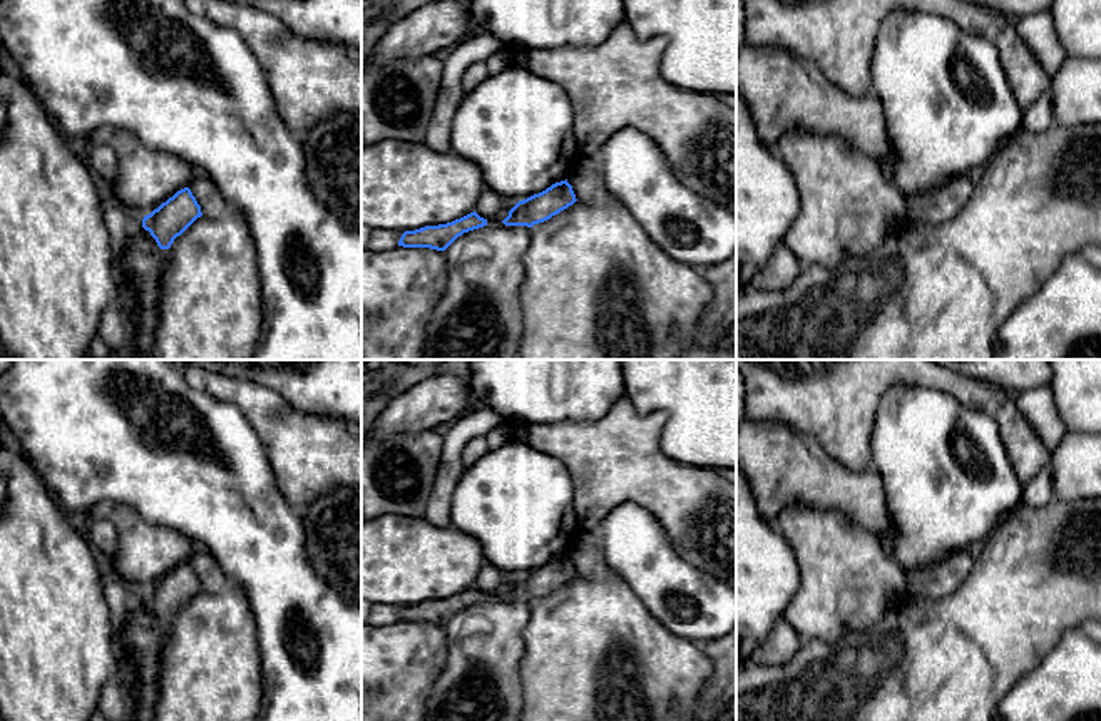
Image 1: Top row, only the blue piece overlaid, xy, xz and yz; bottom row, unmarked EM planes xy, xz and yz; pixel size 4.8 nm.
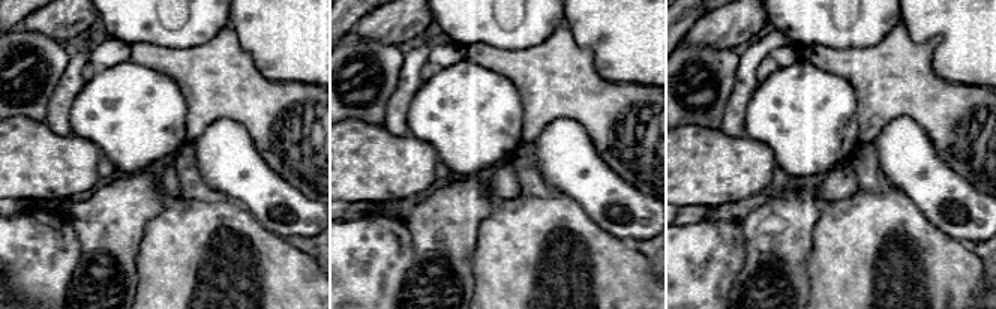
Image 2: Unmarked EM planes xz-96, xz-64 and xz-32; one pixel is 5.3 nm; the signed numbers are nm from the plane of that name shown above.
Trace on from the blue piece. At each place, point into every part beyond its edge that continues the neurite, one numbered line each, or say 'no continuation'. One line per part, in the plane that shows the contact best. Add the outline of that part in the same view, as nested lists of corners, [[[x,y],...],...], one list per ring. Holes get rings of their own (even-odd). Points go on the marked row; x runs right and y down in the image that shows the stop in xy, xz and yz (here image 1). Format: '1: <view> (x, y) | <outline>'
no continuation

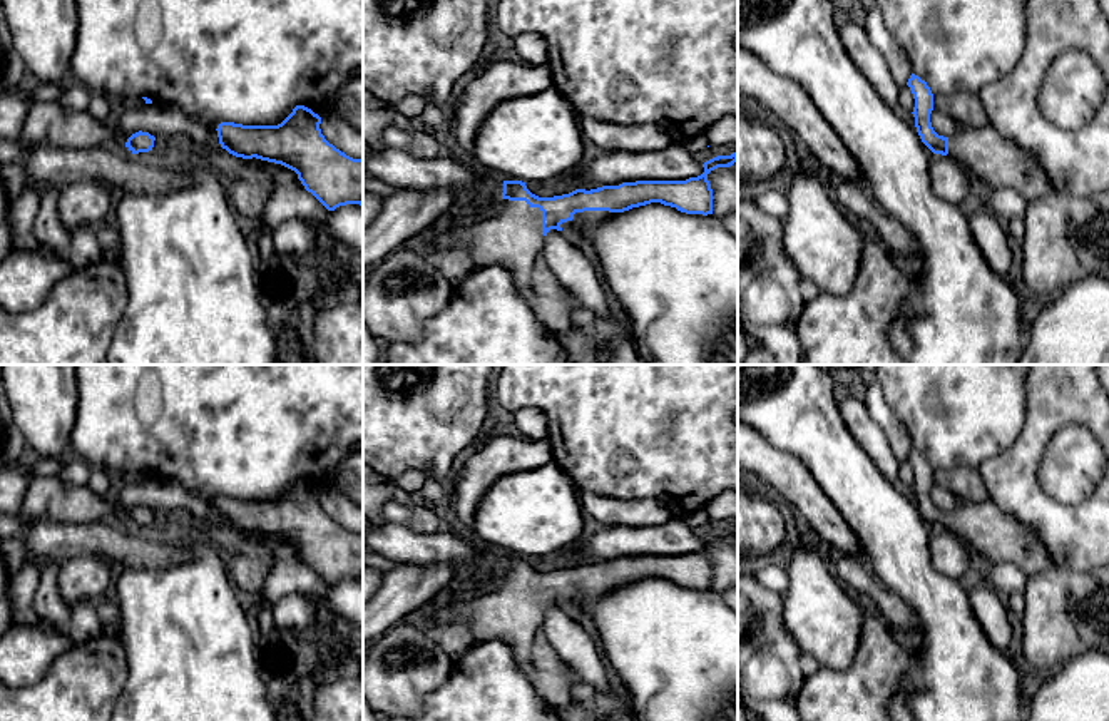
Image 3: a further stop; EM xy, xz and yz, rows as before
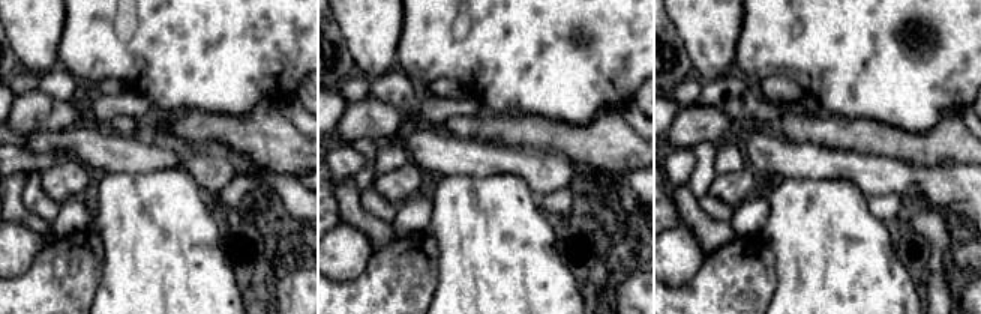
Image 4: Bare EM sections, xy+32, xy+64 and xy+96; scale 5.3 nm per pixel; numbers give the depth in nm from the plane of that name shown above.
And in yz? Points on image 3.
1: yz (997, 161) | [[[990,122],[977,129],[958,129],[948,137],[948,156],[990,189],[1012,187],[1027,202],[1052,189],[1044,167]]]

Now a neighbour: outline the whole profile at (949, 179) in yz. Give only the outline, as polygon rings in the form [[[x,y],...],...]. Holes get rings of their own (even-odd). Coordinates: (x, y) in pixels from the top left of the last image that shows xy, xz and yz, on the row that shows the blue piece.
[[[937,154],[930,166],[932,187],[938,197],[952,202],[962,204],[970,201],[972,189],[968,184],[968,172],[953,157]]]

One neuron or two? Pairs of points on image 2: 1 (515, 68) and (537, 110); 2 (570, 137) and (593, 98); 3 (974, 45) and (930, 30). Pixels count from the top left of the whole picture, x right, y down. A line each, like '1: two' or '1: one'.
1: one
2: two
3: one

